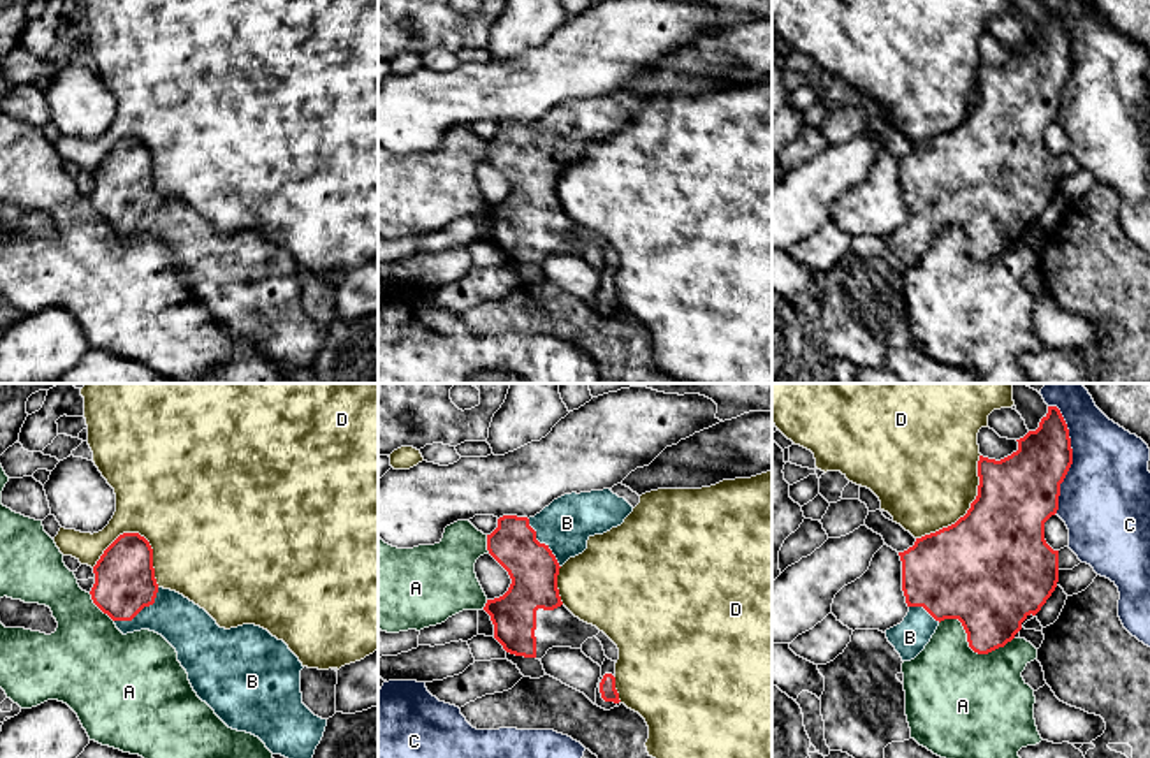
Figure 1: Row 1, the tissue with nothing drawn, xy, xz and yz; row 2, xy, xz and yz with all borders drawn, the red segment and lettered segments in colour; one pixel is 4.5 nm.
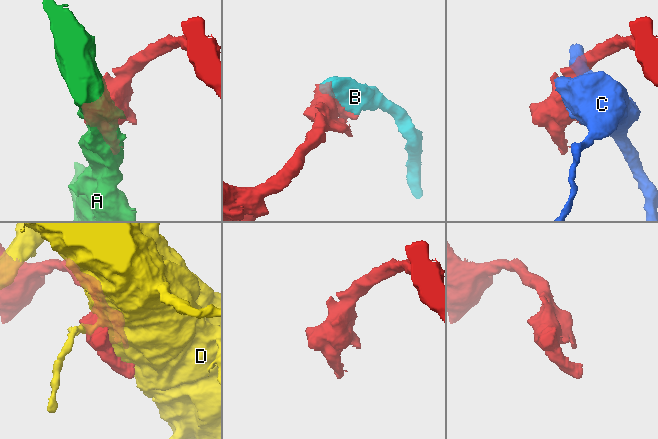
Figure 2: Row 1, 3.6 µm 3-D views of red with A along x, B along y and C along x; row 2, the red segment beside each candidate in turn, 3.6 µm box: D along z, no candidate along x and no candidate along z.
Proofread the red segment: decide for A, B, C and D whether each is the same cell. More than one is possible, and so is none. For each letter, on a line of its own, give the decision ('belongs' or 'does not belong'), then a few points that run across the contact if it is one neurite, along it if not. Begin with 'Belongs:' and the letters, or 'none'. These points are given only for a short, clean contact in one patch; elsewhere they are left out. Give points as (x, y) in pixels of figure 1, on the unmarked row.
Belongs: B
A: does not belong
B: belongs
C: does not belong
D: does not belong

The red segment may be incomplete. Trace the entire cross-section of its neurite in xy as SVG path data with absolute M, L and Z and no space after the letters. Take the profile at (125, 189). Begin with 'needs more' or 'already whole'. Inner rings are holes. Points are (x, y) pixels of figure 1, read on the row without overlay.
needs more; M139 139L120 141L93 172L93 209L127 241L149 236L162 241L178 259L197 302L232 336L258 343L273 361L294 368L313 364L327 325L315 322L301 299L299 264L283 246L255 230L220 234L216 227L183 200L156 190L153 155Z

